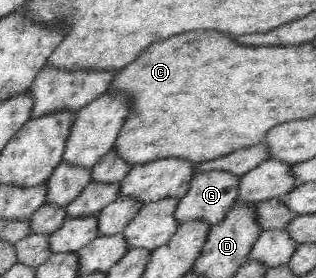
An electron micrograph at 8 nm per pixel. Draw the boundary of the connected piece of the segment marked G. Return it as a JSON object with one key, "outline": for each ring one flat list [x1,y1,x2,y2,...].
{"outline":[[204,171,193,175,189,191,180,198,175,209,175,220,203,220,211,225,225,219,237,200,240,175,227,171]]}

